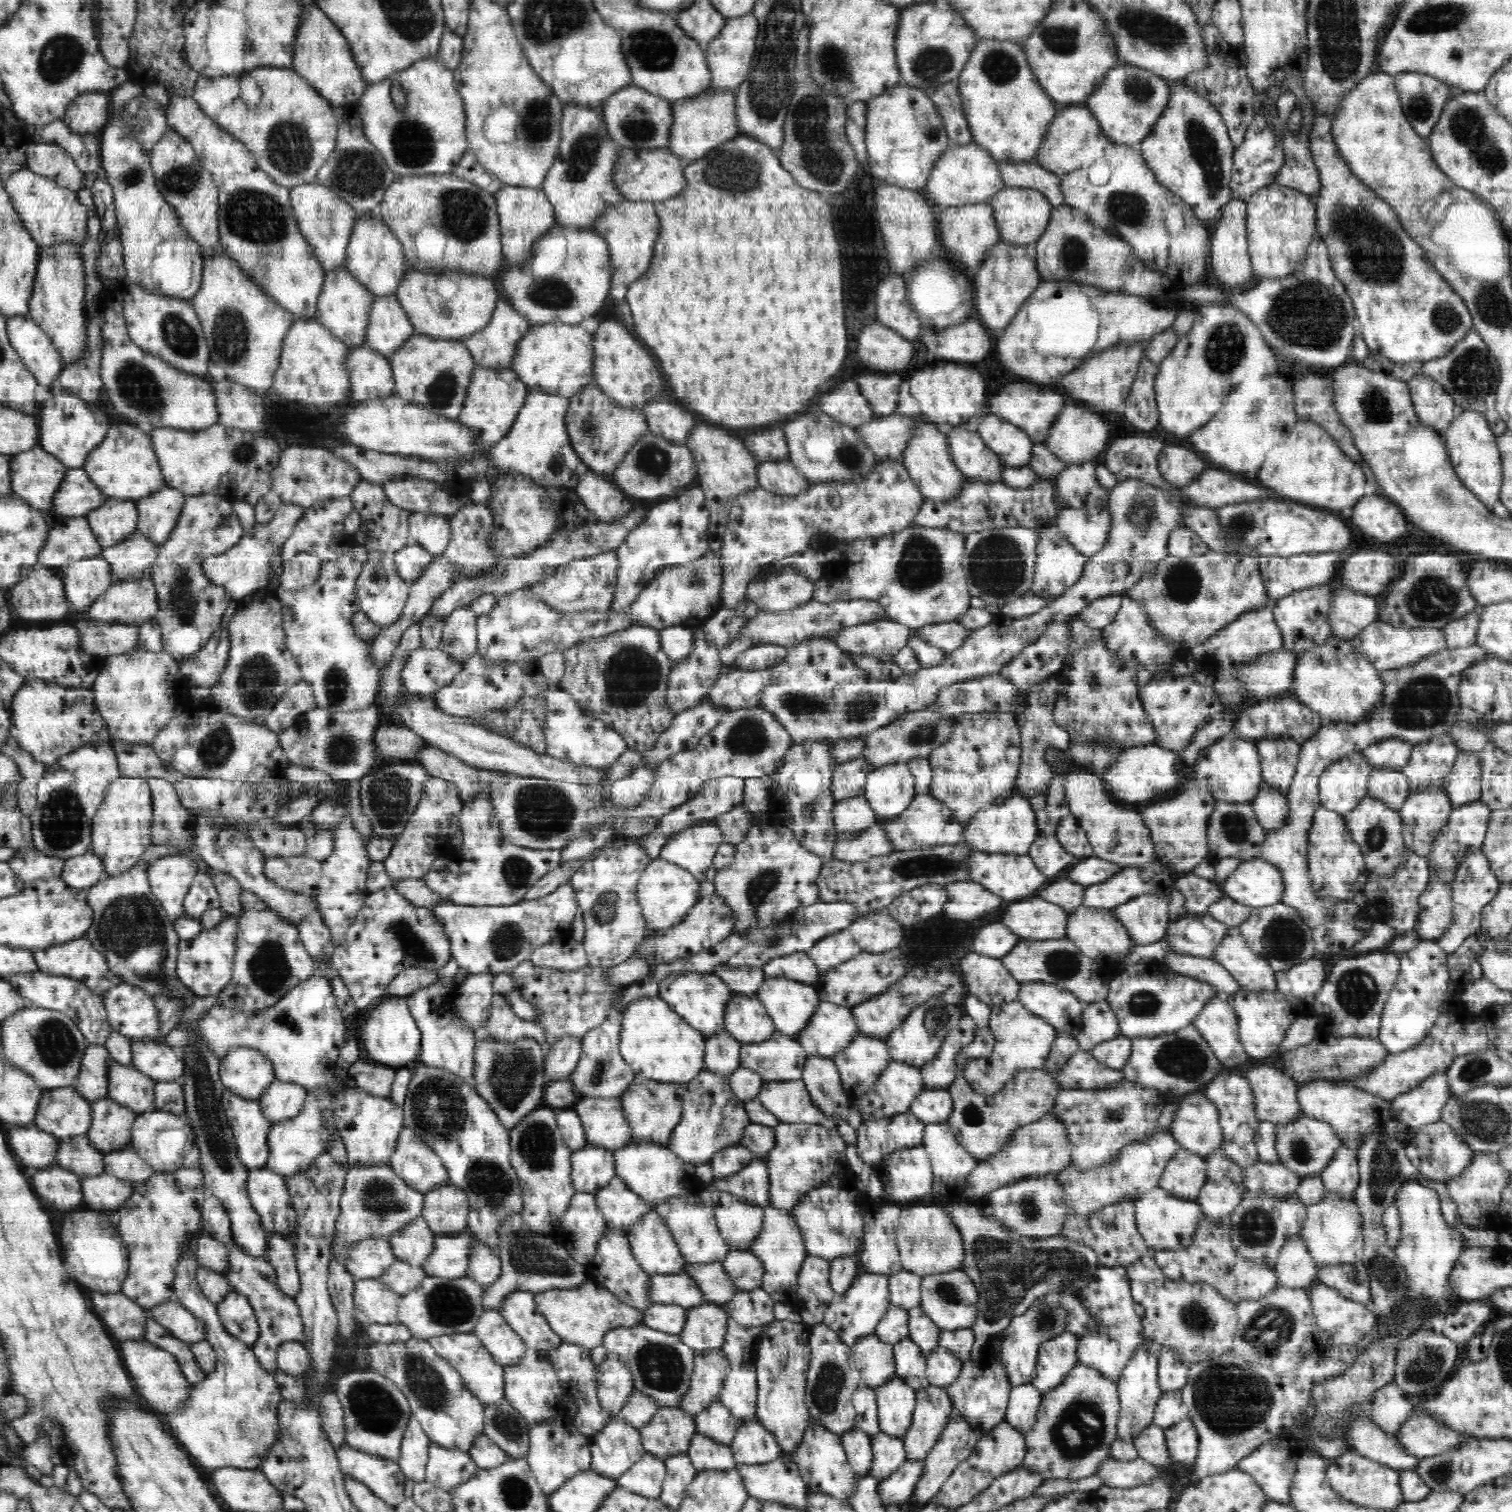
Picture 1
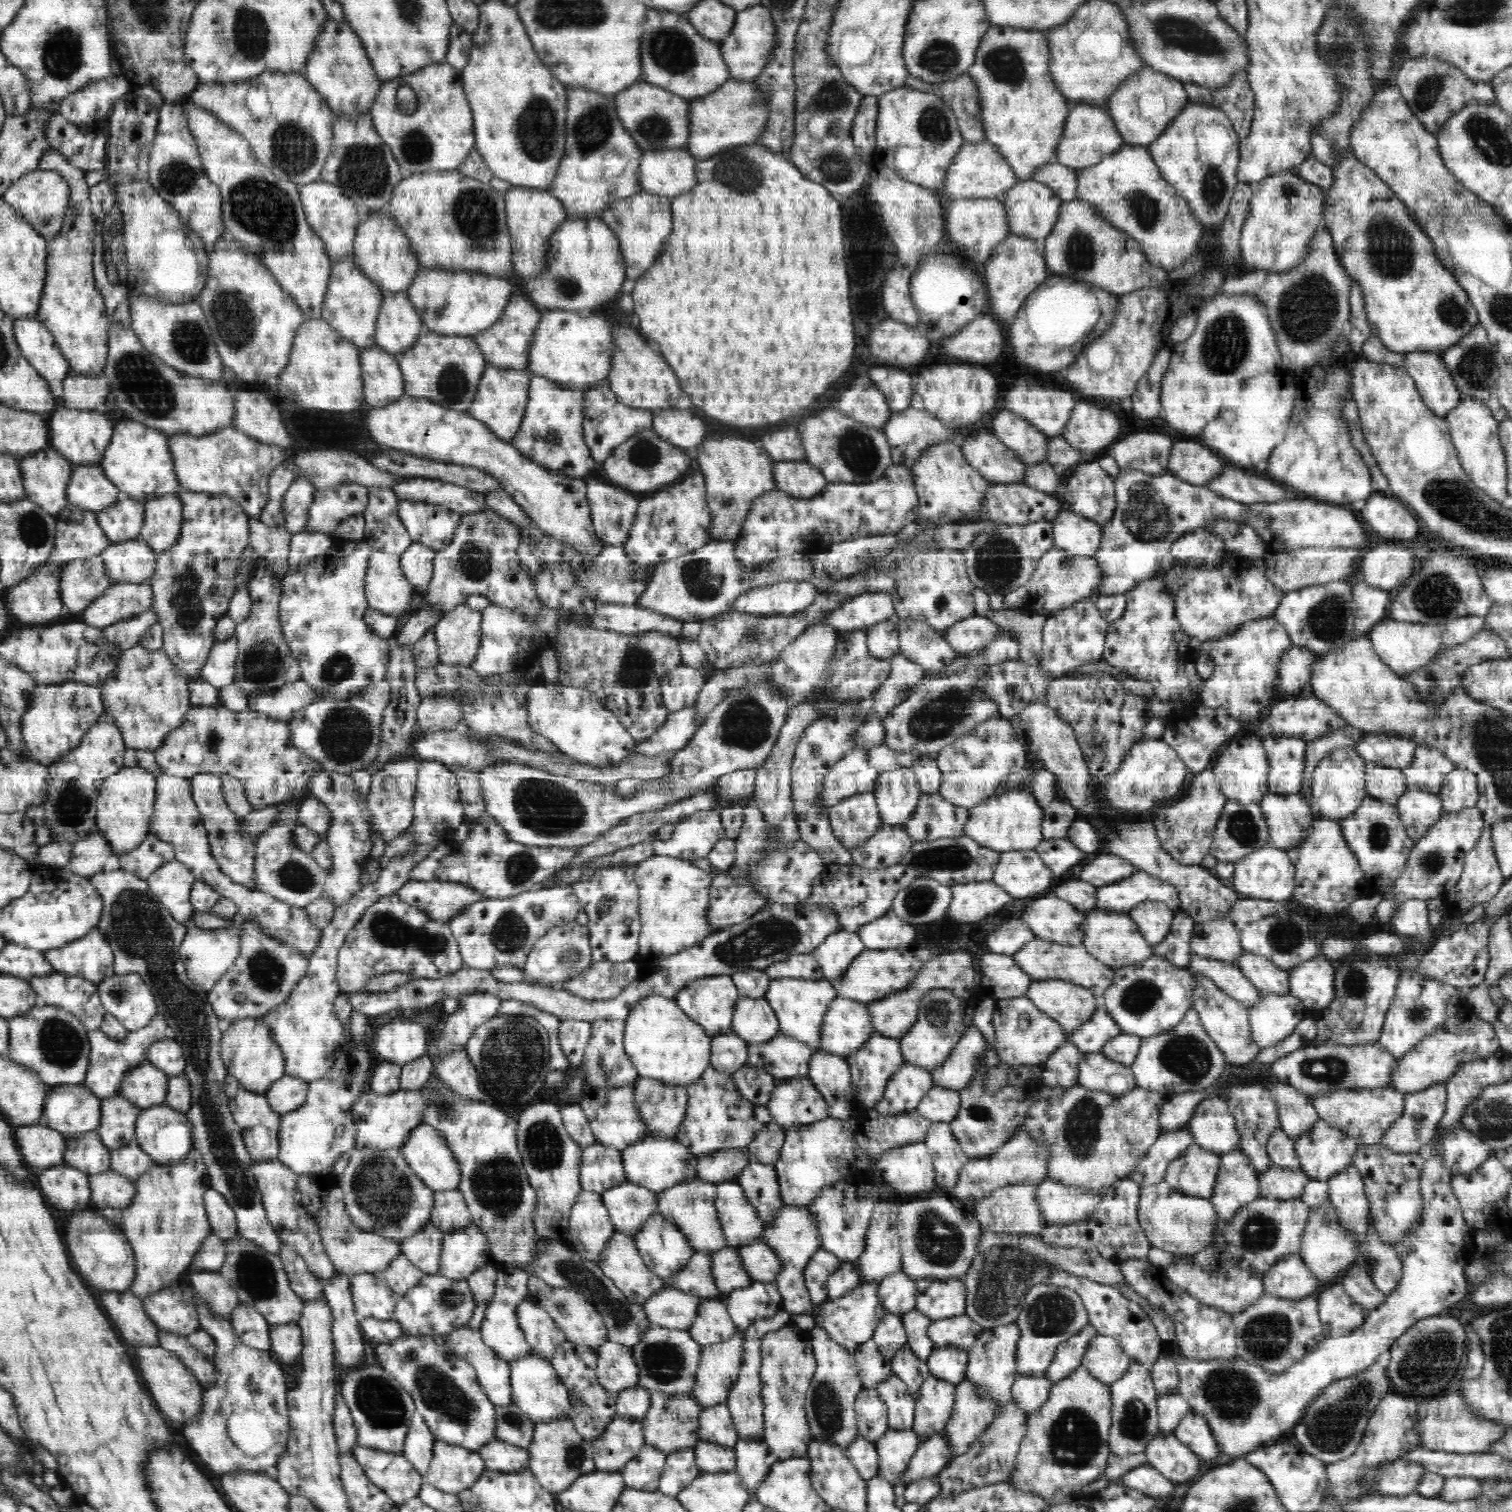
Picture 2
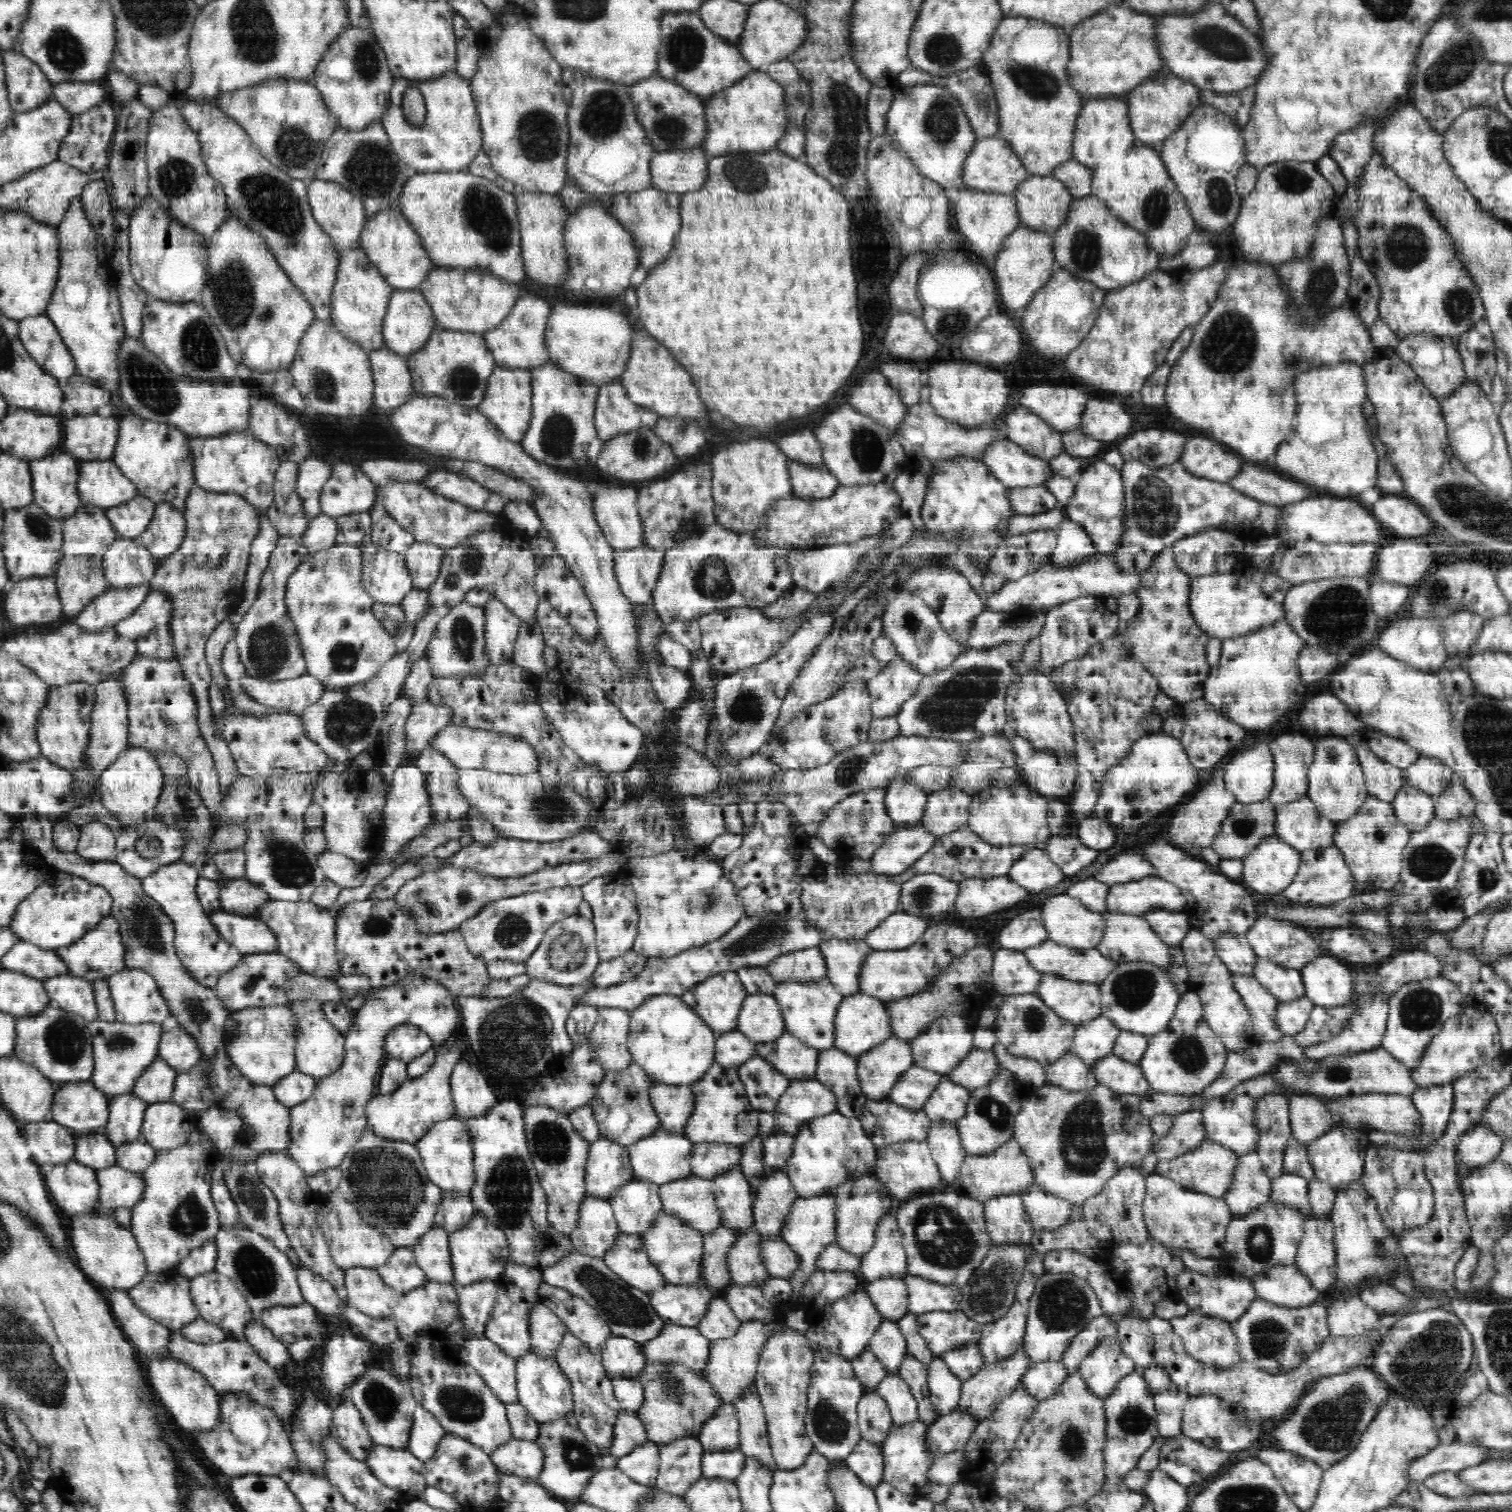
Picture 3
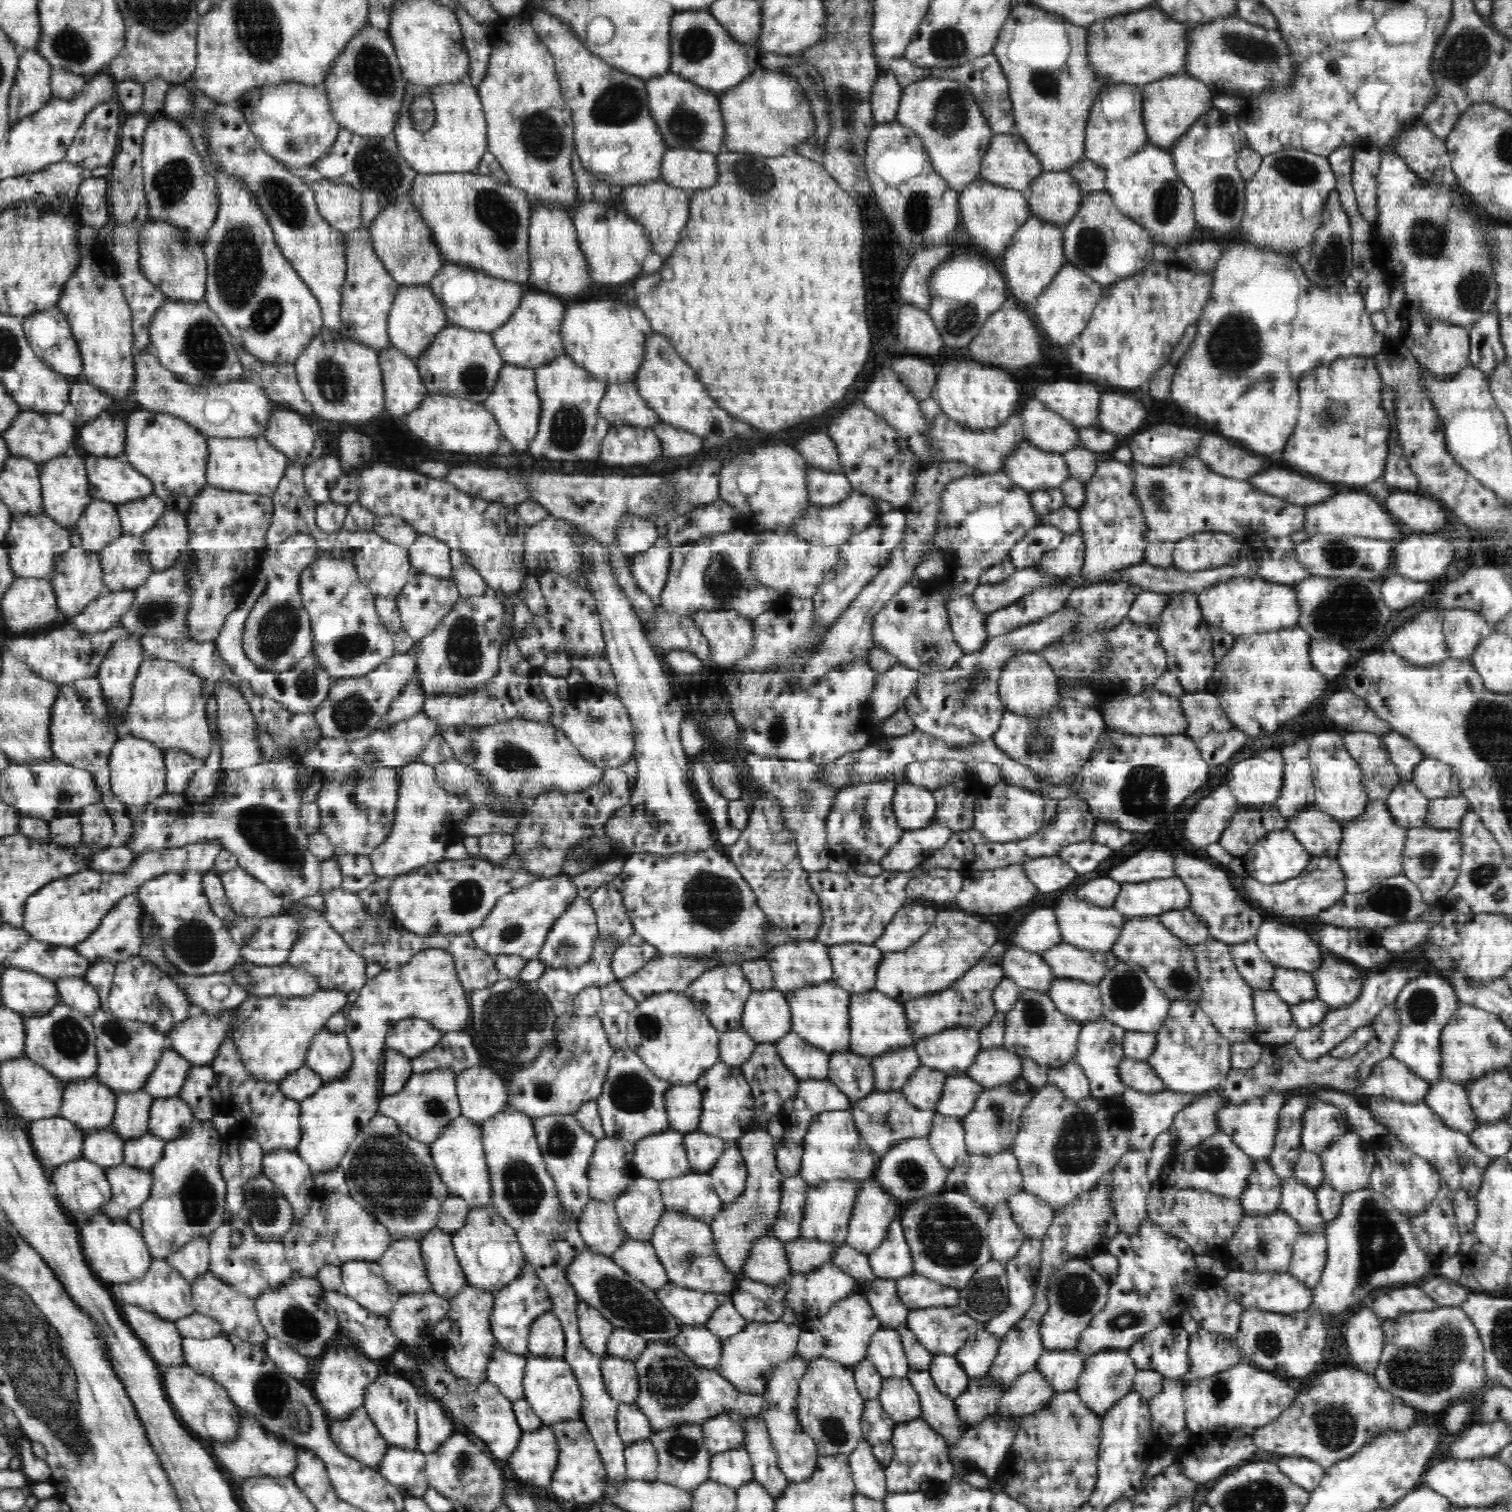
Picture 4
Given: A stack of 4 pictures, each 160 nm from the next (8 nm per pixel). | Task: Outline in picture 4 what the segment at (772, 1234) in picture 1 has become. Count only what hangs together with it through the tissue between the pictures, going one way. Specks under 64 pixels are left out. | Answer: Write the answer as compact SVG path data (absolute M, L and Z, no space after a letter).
M826 1180L818 1186L809 1186L800 1237L806 1240L844 1244L849 1220L862 1180Z

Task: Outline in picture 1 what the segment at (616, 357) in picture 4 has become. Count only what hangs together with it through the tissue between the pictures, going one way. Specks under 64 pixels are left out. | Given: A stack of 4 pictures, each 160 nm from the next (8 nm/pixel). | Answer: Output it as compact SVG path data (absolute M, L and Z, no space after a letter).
M579 324L532 325L517 344L510 368L530 389L573 397L582 387L593 382L593 334Z

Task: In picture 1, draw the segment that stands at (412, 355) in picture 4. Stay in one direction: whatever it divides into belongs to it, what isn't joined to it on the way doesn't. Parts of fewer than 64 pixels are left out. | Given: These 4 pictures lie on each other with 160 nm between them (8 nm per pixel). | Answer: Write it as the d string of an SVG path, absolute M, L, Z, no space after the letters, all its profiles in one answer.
M395 295L375 297L364 346L389 356L414 334L413 326Z

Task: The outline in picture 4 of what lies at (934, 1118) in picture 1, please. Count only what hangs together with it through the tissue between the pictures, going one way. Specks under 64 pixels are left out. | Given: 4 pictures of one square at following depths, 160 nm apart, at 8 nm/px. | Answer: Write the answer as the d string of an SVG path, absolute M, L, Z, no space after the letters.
M963 1075L948 1077L935 1112L944 1116L965 1117L984 1090L978 1082Z

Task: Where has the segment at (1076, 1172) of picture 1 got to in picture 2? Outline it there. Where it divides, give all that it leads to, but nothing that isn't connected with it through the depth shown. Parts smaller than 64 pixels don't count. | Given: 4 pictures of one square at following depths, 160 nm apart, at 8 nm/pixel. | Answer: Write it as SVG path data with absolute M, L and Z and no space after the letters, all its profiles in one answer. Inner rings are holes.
M1187 1124L1176 1131L1162 1132L1127 1177L1136 1181L1141 1187L1164 1181L1168 1165L1192 1144L1194 1144L1194 1137ZM1046 1177L1036 1185L1036 1201L1047 1224L1070 1224L1087 1219L1102 1200L1103 1190L1072 1187Z

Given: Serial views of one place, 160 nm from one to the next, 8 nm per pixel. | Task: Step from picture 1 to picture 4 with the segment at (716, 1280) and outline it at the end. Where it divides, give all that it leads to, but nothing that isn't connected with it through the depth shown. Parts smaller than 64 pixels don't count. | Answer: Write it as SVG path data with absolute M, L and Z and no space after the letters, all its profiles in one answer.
M766 1236L754 1243L740 1276L770 1286L789 1283L792 1274L788 1266L784 1242Z

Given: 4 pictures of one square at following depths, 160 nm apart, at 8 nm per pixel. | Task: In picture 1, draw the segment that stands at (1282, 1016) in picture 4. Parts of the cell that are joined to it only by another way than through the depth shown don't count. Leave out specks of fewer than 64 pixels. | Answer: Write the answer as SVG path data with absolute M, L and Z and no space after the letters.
M1172 951L1166 954L1159 964L1176 974L1207 982L1214 987L1214 992L1220 999L1228 1000L1237 993L1237 990L1244 989L1221 964L1218 964L1218 961L1212 958L1183 955Z

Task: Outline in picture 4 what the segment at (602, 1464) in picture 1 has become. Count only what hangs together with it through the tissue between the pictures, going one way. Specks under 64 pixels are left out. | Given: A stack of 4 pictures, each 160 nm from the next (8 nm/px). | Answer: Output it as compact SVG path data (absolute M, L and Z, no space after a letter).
M619 1403L617 1414L617 1433L624 1446L636 1441L646 1440L653 1433L648 1417L635 1404Z

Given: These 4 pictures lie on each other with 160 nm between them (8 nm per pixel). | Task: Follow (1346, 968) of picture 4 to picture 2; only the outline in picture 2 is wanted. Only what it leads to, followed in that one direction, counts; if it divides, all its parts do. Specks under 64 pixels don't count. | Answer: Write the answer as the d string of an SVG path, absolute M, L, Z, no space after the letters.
M1322 954L1289 969L1289 993L1310 1009L1324 1009L1334 1000L1336 964Z

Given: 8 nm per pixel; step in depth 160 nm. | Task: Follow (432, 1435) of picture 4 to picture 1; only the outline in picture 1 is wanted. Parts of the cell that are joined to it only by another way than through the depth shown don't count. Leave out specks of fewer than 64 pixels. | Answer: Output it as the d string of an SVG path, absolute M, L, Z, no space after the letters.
M412 1416L407 1424L397 1461L407 1480L411 1479L416 1483L425 1480L425 1468L428 1462L427 1452L430 1443L430 1437L424 1432L421 1423Z

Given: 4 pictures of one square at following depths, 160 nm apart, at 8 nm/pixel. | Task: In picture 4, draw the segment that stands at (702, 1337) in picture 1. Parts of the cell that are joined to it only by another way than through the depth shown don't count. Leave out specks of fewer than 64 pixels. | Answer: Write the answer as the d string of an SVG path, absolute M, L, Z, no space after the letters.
M730 1300L720 1304L706 1322L706 1328L721 1339L727 1339L744 1330L749 1323L735 1309L734 1303Z

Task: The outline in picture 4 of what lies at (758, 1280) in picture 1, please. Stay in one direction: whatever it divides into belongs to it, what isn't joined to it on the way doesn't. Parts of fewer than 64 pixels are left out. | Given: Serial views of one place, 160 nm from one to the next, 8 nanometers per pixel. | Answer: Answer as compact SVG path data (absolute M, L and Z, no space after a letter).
M800 1237L784 1243L784 1246L789 1269L791 1274L794 1275L810 1272L820 1265L830 1263L841 1244L806 1240Z

